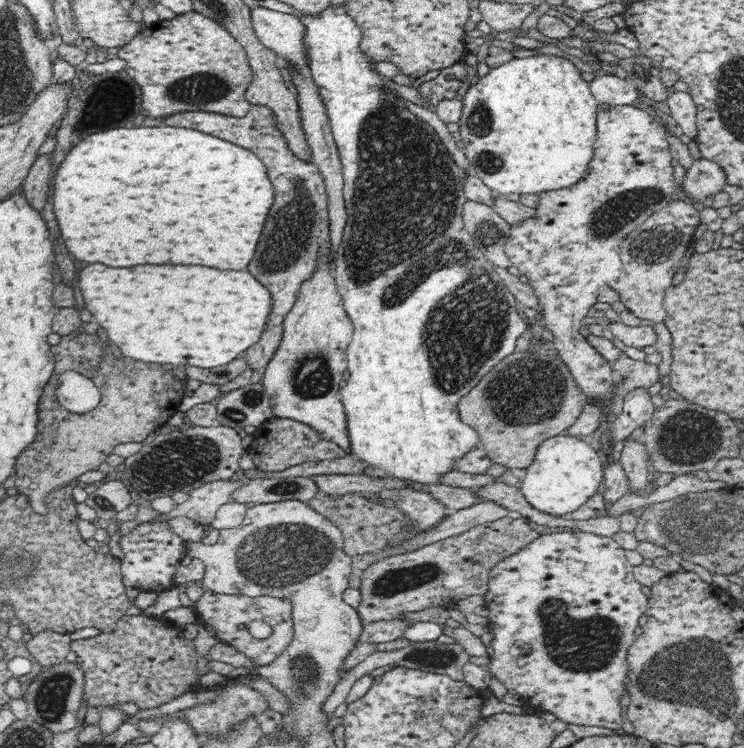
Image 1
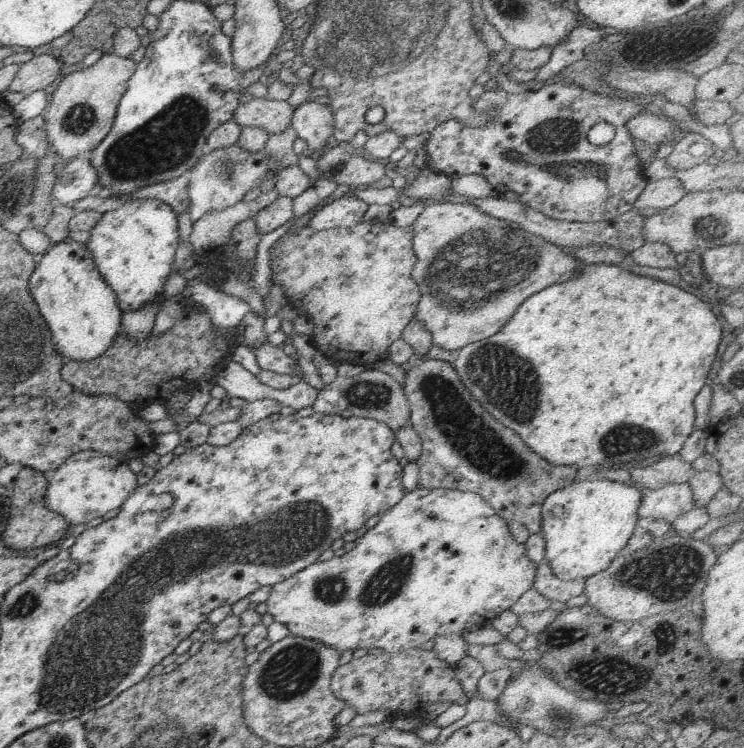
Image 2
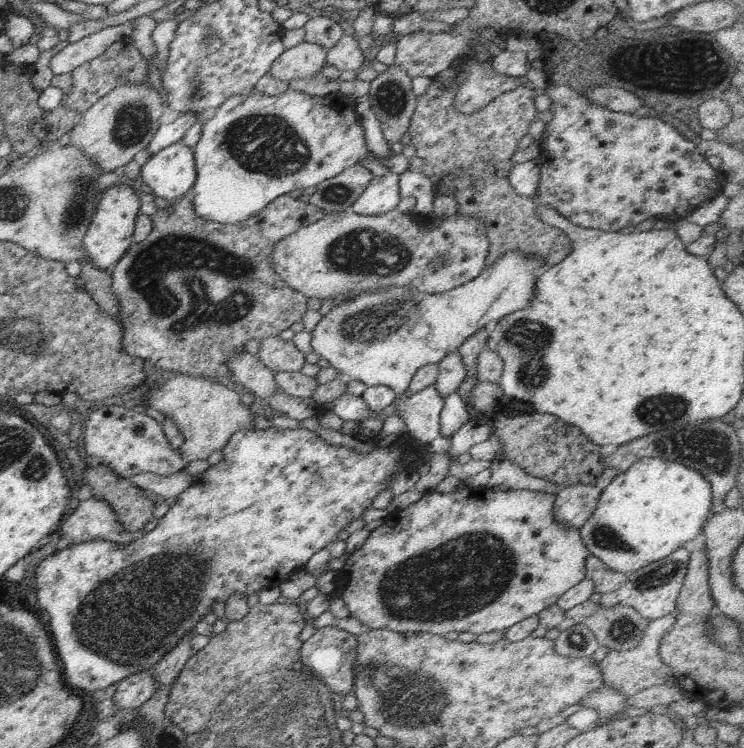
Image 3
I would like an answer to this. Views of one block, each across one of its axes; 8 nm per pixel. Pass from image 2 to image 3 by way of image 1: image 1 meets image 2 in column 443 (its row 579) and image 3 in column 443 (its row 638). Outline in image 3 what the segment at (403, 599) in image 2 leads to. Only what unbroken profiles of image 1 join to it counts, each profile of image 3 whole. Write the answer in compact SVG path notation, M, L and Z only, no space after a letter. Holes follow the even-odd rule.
M487 486L476 489L461 488L448 493L437 493L435 490L428 492L417 503L396 512L393 518L388 520L386 526L382 525L373 530L364 545L348 557L347 564L340 572L336 594L347 604L351 616L358 618L368 629L389 628L401 633L432 633L435 635L448 634L453 630L460 633L473 632L476 635L495 630L505 631L525 618L539 615L545 608L556 603L568 589L586 578L587 556L590 554L581 539L579 529L555 519L553 508L556 499L556 495L544 491L524 489L499 491L489 489Z

